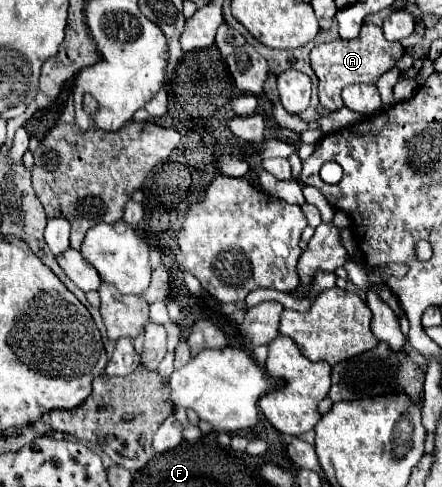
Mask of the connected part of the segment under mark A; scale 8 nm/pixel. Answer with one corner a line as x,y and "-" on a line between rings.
365,23
359,37
351,41
335,39
323,45
313,47
311,51
311,67
319,77
319,101
325,109
337,111
343,107
341,91
351,83
375,83
383,73
387,73
395,63
405,55
405,47
401,43
389,43
383,37
381,27
373,23

